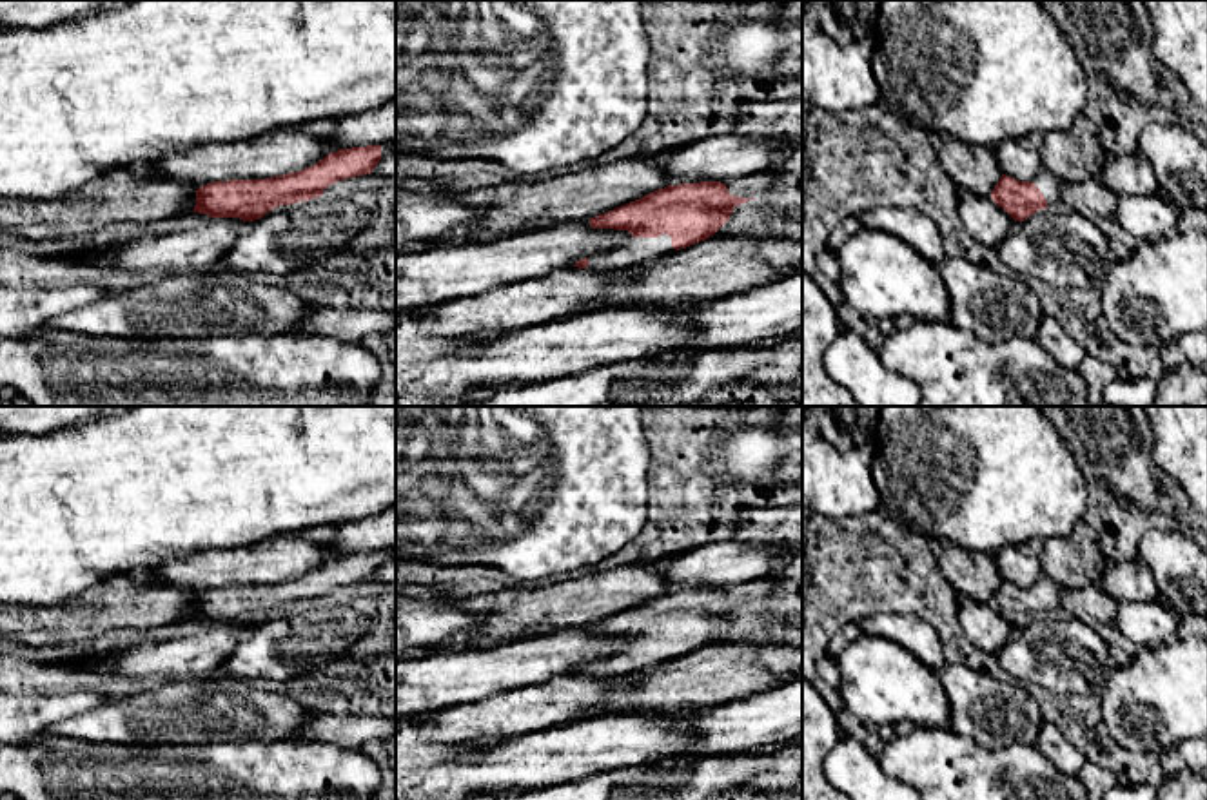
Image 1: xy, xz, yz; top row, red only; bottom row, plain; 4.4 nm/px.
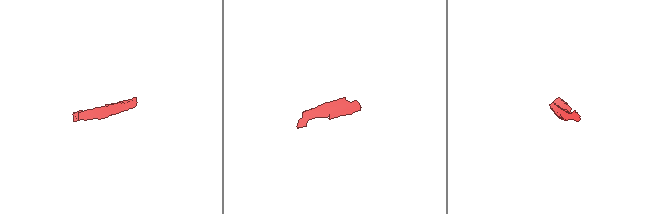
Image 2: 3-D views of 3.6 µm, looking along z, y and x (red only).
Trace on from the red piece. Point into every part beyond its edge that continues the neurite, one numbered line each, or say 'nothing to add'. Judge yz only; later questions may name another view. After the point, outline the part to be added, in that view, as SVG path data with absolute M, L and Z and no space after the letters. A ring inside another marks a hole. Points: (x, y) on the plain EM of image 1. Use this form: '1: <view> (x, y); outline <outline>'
1: yz (1049, 592); outline M1042 575L1033 586L1044 604L1047 606L1047 613L1051 613L1055 608L1060 606L1060 591L1062 586L1058 586L1055 580L1051 580L1047 575Z

